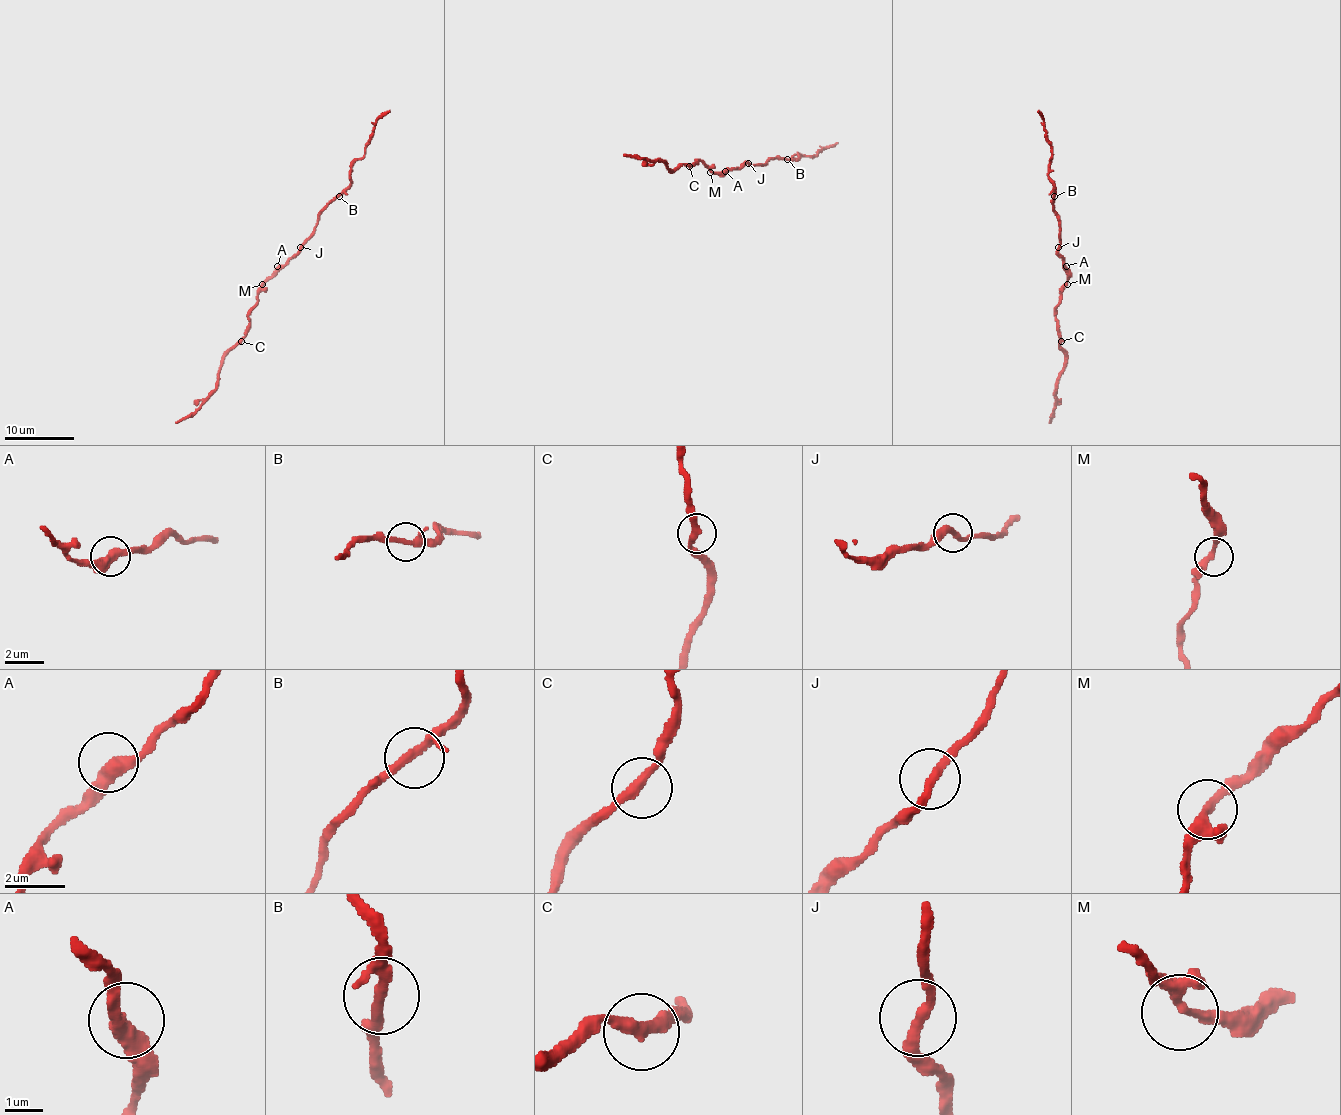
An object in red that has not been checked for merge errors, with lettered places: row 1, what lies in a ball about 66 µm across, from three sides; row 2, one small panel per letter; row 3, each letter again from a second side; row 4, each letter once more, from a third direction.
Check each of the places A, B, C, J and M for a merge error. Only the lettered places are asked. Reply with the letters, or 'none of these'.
none of these

